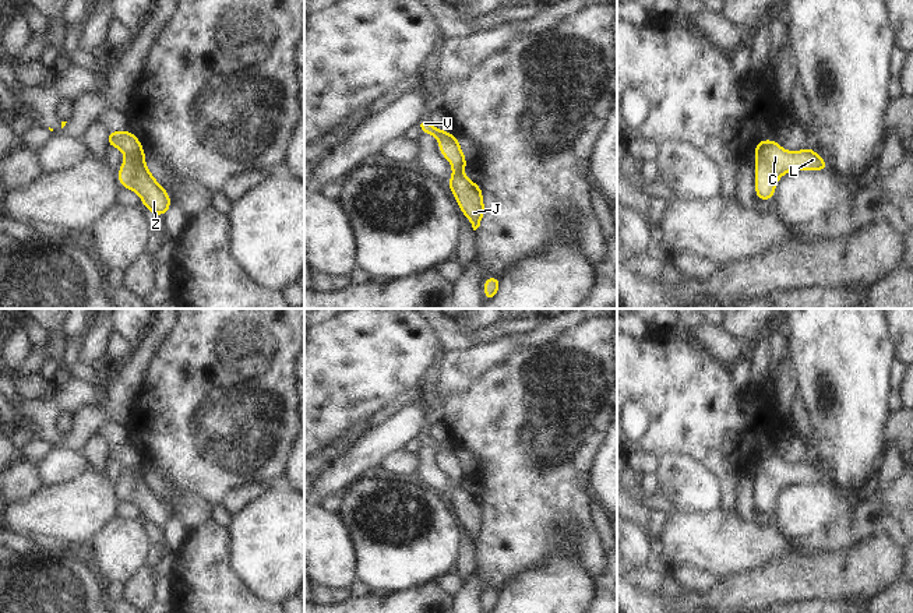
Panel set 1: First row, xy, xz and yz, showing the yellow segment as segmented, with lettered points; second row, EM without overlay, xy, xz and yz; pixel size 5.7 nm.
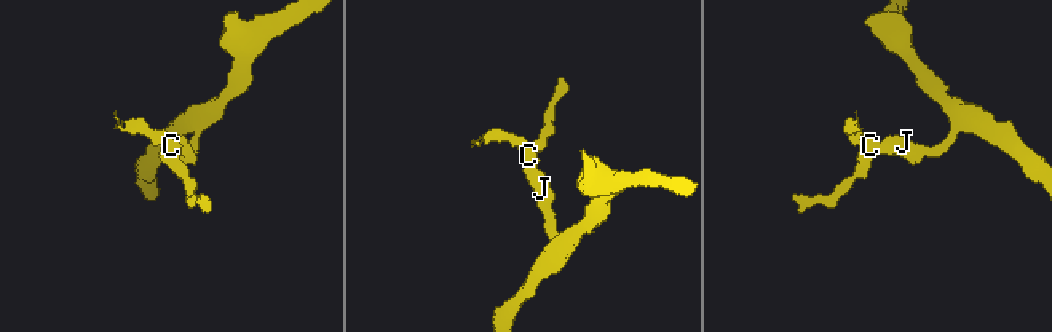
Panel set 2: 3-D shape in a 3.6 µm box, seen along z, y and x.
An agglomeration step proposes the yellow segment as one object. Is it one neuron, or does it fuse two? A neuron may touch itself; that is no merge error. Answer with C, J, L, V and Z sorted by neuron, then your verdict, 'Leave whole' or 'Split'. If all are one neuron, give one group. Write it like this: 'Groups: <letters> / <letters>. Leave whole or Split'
Groups: C J L Z / V. Split

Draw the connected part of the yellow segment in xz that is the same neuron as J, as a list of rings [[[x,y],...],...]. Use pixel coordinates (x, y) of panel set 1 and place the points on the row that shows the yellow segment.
[[[456,134],[440,138],[438,149],[452,166],[452,177],[447,184],[456,198],[463,216],[470,221],[473,230],[476,230],[484,214],[483,194],[480,184],[473,183],[463,175],[468,161],[461,149]]]

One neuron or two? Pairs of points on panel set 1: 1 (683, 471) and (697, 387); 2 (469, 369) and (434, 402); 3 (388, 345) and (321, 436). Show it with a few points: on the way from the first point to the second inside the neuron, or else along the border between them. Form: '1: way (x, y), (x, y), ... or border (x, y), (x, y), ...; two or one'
1: border (661, 457), (688, 455), (704, 464), (714, 474); two
2: border (443, 365), (439, 381), (439, 395), (441, 400); two
3: way (366, 367), (321, 414); one

